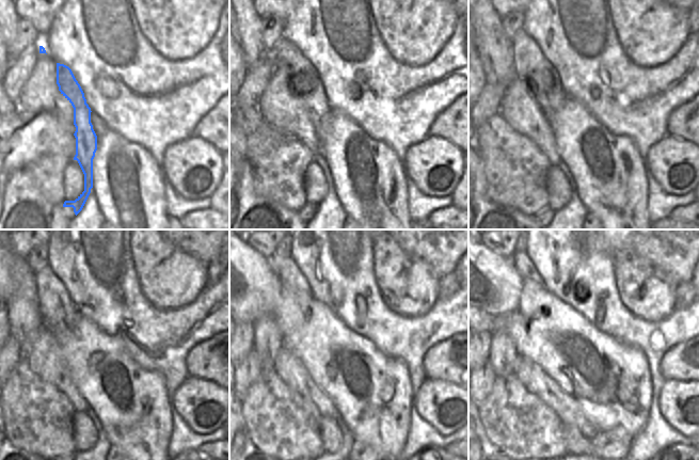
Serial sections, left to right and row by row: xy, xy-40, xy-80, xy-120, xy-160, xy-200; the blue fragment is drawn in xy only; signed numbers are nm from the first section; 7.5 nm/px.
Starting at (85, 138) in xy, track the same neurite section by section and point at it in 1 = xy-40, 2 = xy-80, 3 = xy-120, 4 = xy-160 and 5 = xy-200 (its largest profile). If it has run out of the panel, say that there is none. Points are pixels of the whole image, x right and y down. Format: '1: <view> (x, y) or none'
1: xy-40 (304, 82)
2: xy-80 (542, 79)
3: xy-120 (60, 315)
4: xy-160 (291, 280)
5: xy-200 (526, 269)

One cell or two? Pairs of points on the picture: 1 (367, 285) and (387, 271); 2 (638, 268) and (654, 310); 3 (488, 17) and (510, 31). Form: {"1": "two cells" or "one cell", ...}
{"1": "two cells", "2": "one cell", "3": "two cells"}

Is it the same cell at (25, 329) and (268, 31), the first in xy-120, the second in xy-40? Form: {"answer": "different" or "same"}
{"answer": "different"}

